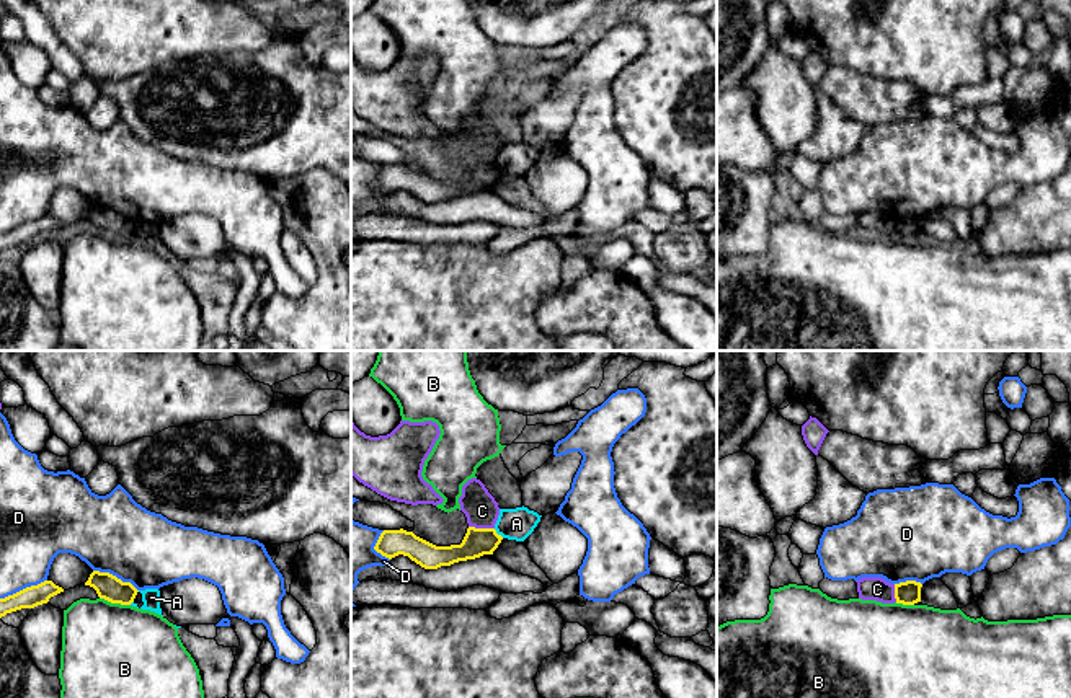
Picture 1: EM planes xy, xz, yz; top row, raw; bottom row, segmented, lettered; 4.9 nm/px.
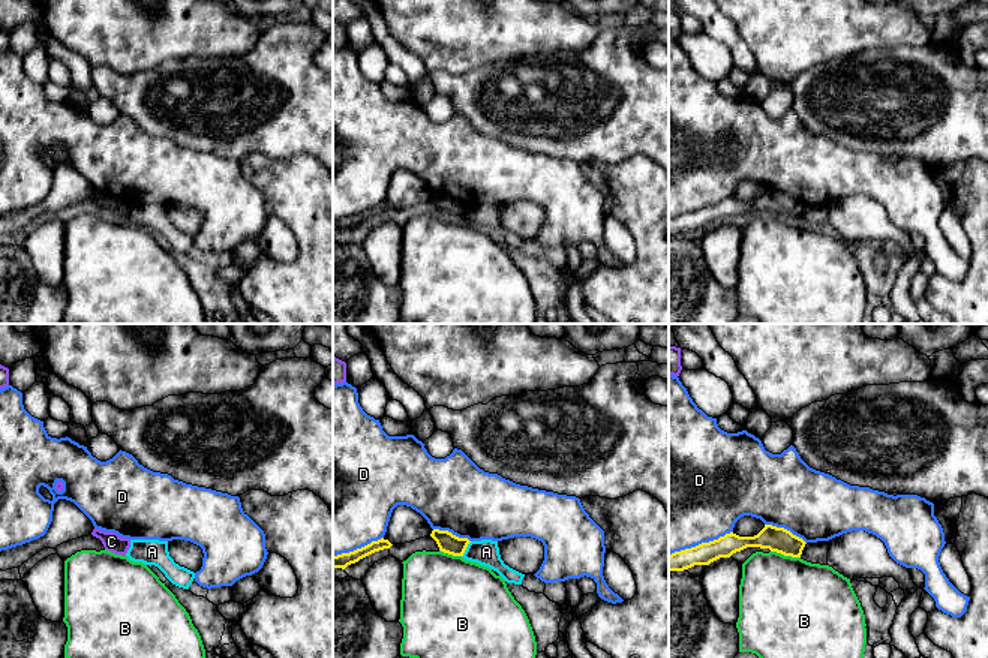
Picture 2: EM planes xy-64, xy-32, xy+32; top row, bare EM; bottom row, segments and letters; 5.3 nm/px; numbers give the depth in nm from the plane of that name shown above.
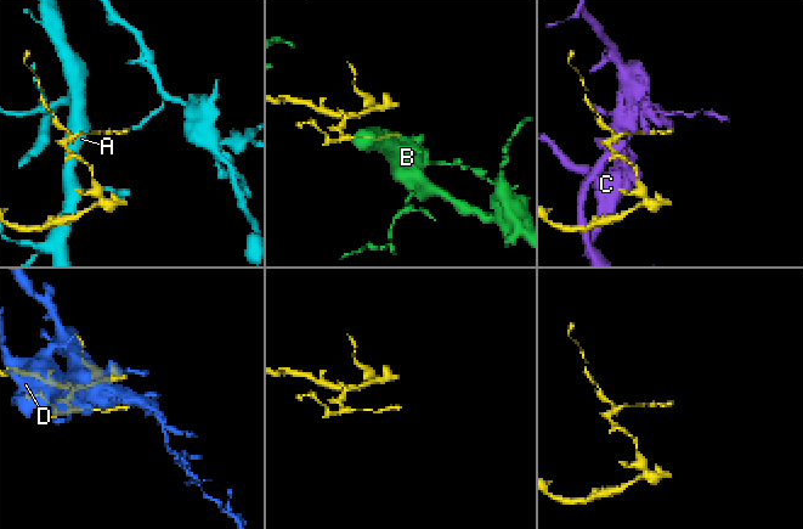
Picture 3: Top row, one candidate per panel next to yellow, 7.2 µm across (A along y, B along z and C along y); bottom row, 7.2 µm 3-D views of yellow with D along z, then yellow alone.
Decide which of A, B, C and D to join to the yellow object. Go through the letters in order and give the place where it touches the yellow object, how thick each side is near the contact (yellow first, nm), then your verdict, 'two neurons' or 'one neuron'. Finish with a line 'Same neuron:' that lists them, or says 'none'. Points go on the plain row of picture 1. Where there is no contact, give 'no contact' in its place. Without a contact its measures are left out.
A: meets yellow in xz at (497, 168); 140 nm thick on the yellow side, 160 nm on the other; two neurons
B: meets yellow in xy at (115, 237); 120 nm thick on the yellow side, 480 nm on the other; two neurons
C: meets yellow in xz at (482, 163); 140 nm thick on the yellow side, 170 nm on the other; two neurons
D: meets yellow in xy at (23, 224); 110 nm thick on the yellow side, 300 nm on the other; two neurons
Same neuron: none

